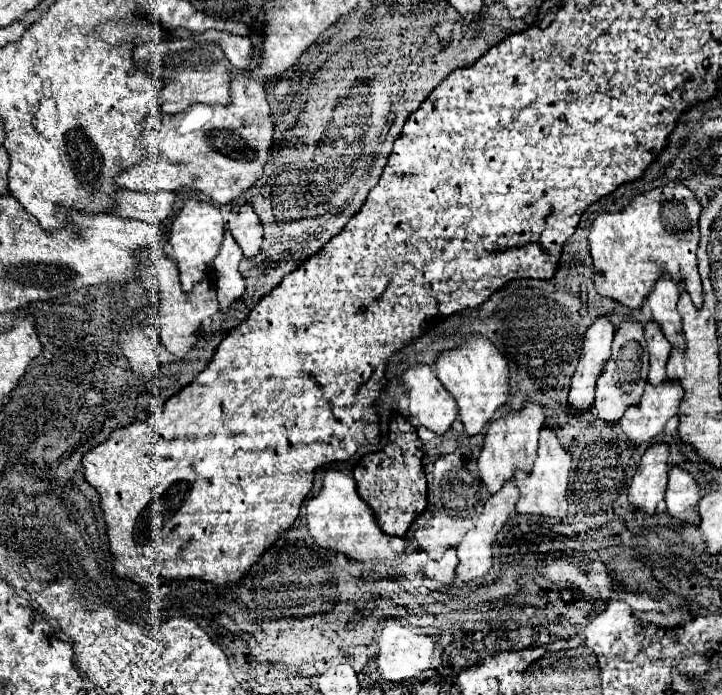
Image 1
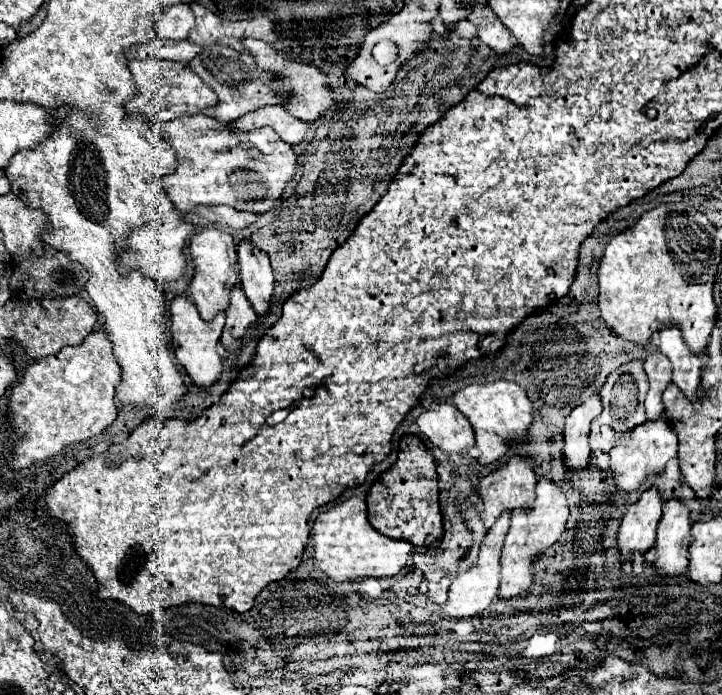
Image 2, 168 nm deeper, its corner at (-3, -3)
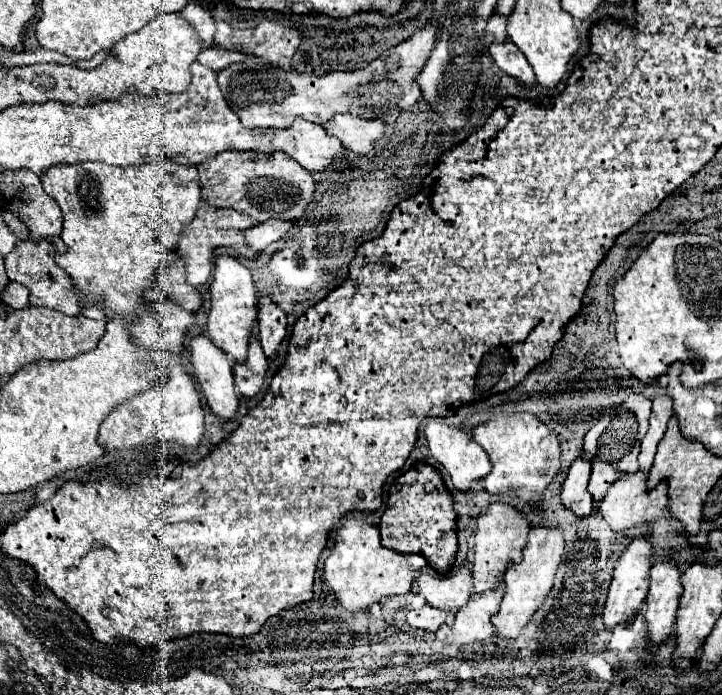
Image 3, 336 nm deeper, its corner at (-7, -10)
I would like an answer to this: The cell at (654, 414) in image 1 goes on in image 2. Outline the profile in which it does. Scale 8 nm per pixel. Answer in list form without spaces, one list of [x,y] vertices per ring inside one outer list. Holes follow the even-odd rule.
[[[662,416],[662,420],[658,420],[658,422],[644,422],[642,426],[634,428],[634,432],[624,434],[622,444],[616,446],[614,450],[610,450],[610,472],[612,472],[618,492],[630,494],[630,492],[638,490],[640,484],[648,476],[662,474],[666,468],[666,462],[676,456],[678,438],[674,436],[674,428],[670,428],[668,424],[670,422],[666,420],[666,416]]]

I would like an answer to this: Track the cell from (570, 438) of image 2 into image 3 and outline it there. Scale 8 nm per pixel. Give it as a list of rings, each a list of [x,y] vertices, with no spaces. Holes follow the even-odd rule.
[[[576,457],[570,465],[570,471],[566,475],[566,481],[562,485],[562,503],[572,509],[576,515],[586,517],[592,513],[592,495],[586,491],[588,479],[590,479],[590,463],[586,457]]]

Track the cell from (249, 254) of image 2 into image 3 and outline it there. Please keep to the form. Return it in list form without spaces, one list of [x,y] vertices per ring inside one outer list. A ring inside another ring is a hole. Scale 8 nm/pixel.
[[[260,297],[258,301],[258,335],[262,349],[268,359],[274,359],[278,343],[286,335],[286,313],[270,299],[270,297]]]

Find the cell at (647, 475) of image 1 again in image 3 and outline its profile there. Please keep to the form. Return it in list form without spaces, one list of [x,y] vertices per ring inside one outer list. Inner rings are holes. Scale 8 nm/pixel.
[[[648,533],[634,537],[616,563],[614,577],[612,577],[610,591],[608,591],[608,599],[606,599],[606,605],[604,605],[604,623],[606,623],[608,629],[612,629],[614,625],[628,621],[632,615],[636,615],[642,607],[642,601],[646,599],[648,581],[650,581],[650,559],[652,559],[650,537],[652,535],[648,535]]]

